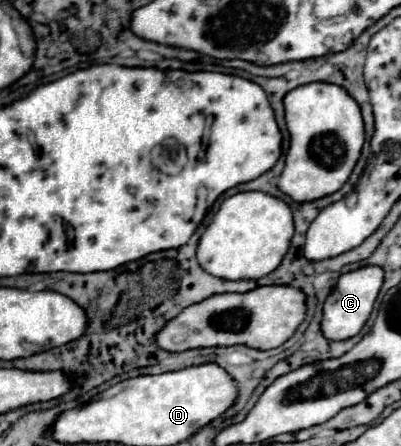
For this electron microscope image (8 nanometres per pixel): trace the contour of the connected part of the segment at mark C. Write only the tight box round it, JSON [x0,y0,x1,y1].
[321,267,383,341]

